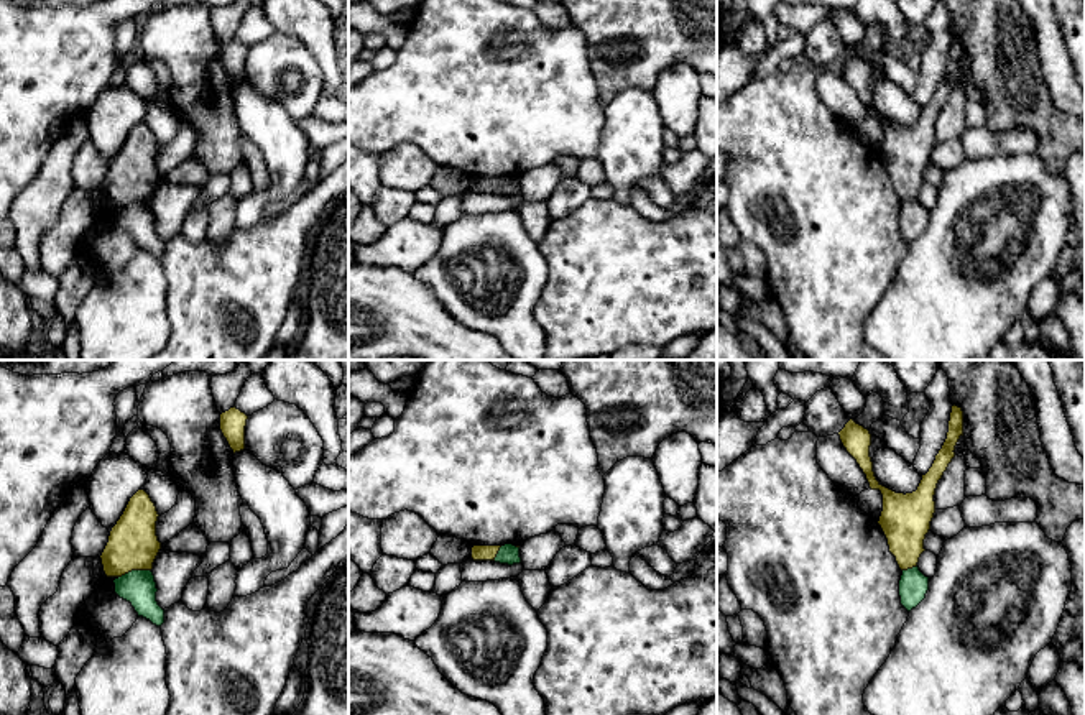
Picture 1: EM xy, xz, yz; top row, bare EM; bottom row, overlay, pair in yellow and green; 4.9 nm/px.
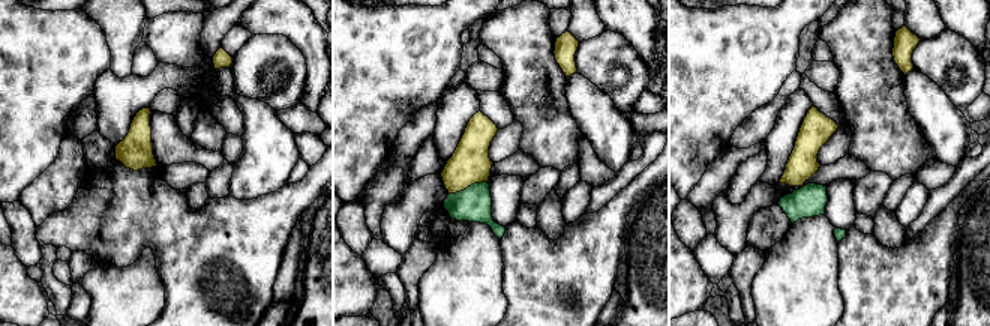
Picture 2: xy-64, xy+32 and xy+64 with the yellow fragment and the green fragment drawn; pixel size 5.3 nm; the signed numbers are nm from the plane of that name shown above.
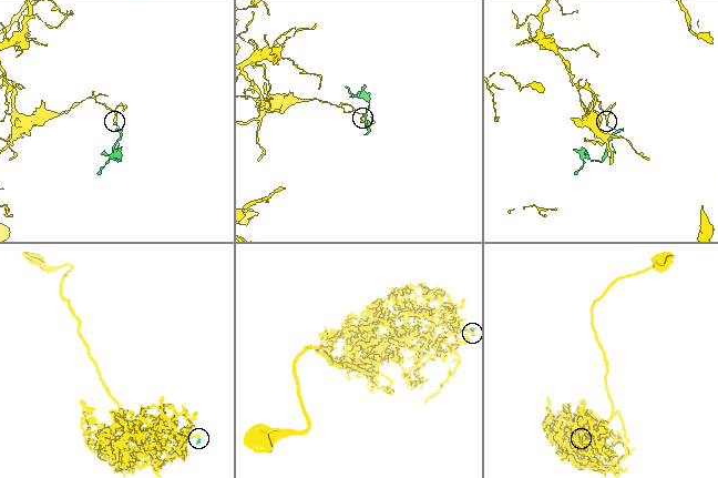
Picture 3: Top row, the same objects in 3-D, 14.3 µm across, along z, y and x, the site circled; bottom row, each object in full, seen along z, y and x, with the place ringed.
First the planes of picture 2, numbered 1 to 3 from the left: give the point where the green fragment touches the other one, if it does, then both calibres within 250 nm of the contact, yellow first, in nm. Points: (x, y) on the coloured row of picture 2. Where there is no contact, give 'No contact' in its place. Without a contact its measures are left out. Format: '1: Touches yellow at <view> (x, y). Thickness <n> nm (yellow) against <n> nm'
1: No contact
2: Touches yellow at xy+32 (467, 187). Thickness 220 nm (yellow) against 190 nm
3: No contact

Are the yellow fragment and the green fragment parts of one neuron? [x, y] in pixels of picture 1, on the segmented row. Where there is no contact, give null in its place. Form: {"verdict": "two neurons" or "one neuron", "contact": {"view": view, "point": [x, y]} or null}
{"verdict": "two neurons", "contact": {"view": "xy", "point": [133, 569]}}

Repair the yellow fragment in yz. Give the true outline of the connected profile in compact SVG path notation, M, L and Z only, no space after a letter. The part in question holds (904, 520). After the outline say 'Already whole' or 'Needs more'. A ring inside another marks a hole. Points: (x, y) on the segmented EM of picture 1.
M952 406L947 439L935 455L929 472L912 493L896 493L883 487L873 472L870 457L871 434L863 426L850 419L838 432L840 441L847 452L856 460L871 490L880 490L883 495L883 511L878 524L881 526L889 552L896 557L901 570L917 565L924 549L926 534L930 529L930 521L935 513L935 488L949 464L955 457L955 445L963 436L963 411Z. Already whole

